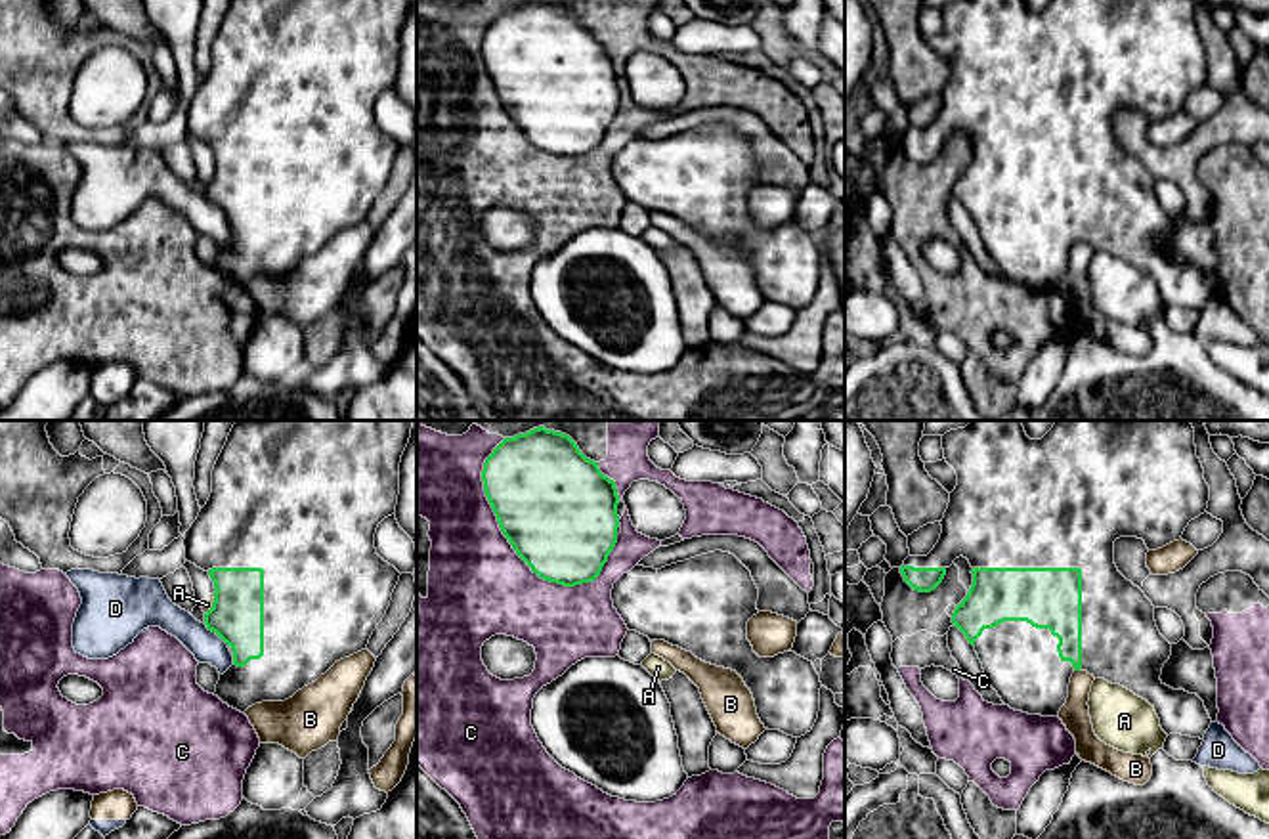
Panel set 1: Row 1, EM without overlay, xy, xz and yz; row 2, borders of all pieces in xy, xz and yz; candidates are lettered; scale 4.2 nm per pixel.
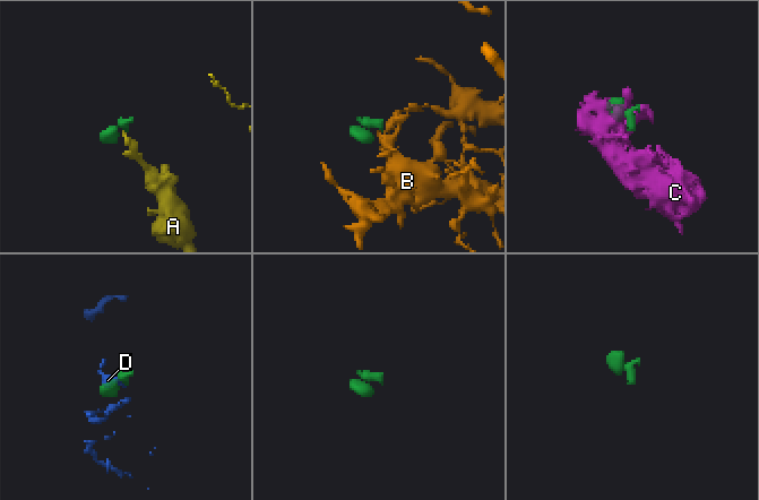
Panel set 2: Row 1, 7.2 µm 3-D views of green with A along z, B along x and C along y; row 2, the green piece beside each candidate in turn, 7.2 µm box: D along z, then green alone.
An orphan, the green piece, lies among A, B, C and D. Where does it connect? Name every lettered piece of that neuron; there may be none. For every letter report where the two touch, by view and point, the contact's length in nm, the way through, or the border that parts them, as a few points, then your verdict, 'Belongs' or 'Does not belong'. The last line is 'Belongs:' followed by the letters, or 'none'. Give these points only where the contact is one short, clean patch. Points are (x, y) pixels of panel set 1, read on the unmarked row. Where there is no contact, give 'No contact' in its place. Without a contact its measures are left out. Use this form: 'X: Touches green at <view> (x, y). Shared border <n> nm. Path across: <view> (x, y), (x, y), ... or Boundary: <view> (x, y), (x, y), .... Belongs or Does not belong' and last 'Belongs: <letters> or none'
A: Touches green at xy (213, 176). Shared border 100 nm. Boundary: xy (215, 167), (213, 178), (205, 186). Does not belong
B: Touches green at yz (1076, 241). Shared border 40 nm. Does not belong
C: Touches green at xz (503, 106). Shared border 700 nm. Does not belong
D: Touches green at xy (216, 205). Shared border 140 nm. Does not belong
Belongs: none

